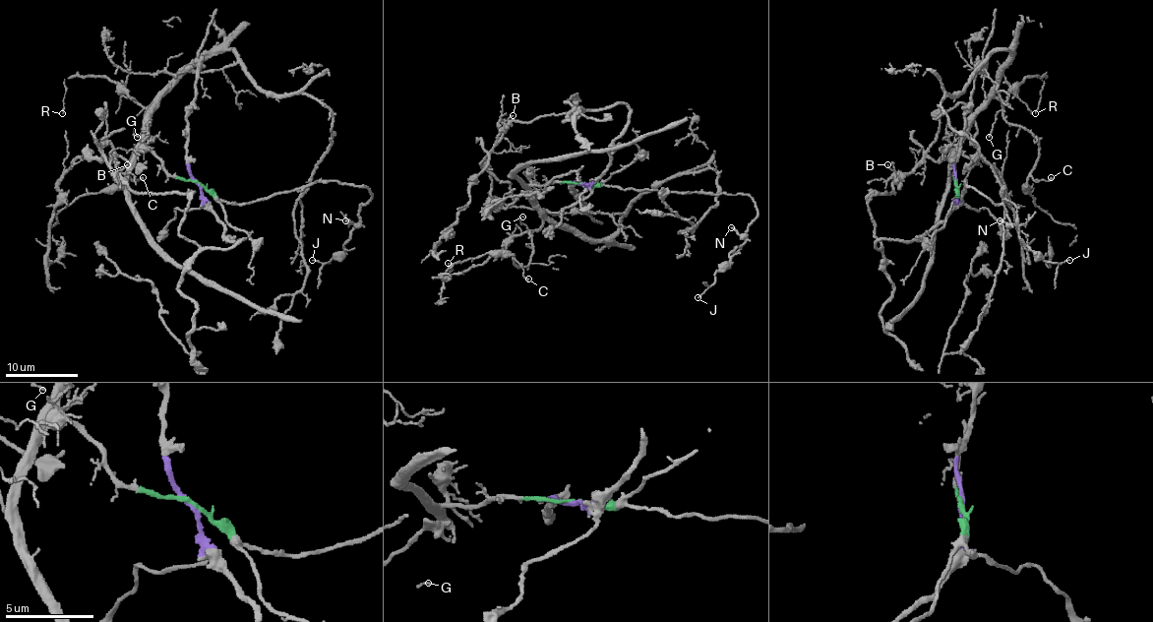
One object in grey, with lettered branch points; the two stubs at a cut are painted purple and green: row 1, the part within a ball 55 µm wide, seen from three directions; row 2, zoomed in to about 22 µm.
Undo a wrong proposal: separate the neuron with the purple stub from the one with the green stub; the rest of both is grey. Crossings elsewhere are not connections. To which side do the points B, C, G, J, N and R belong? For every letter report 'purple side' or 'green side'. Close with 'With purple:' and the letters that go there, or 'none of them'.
B: purple side
C: green side
G: green side
J: green side
N: green side
R: green side
With purple: B

